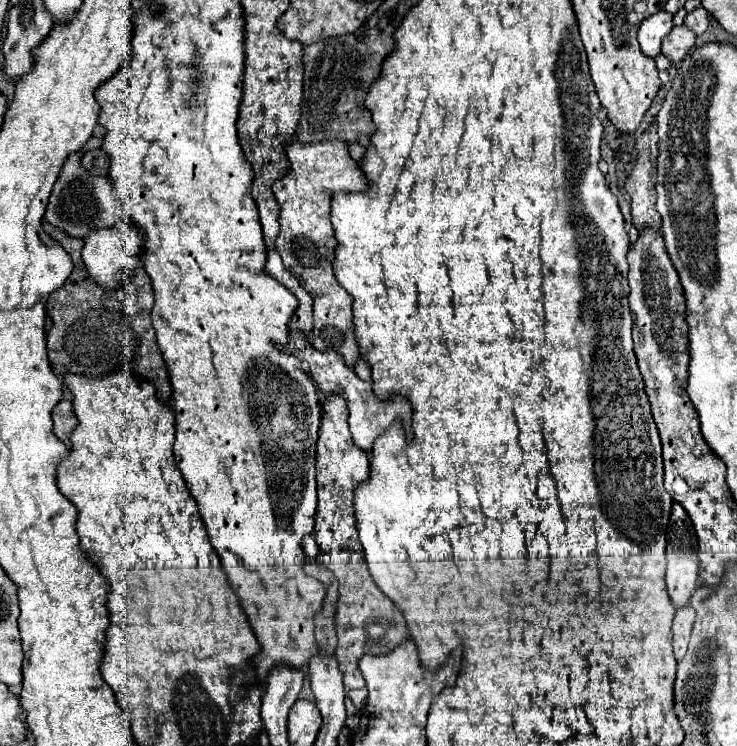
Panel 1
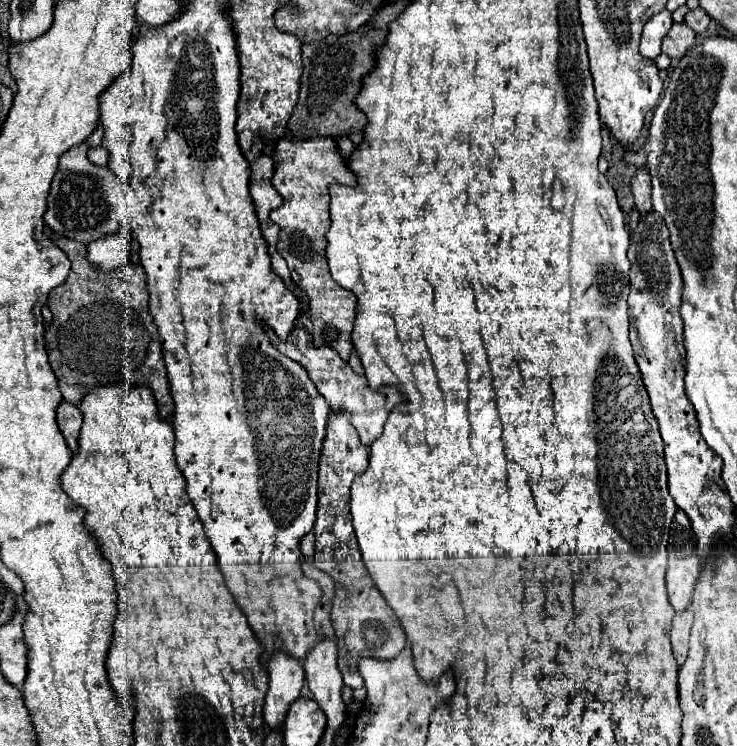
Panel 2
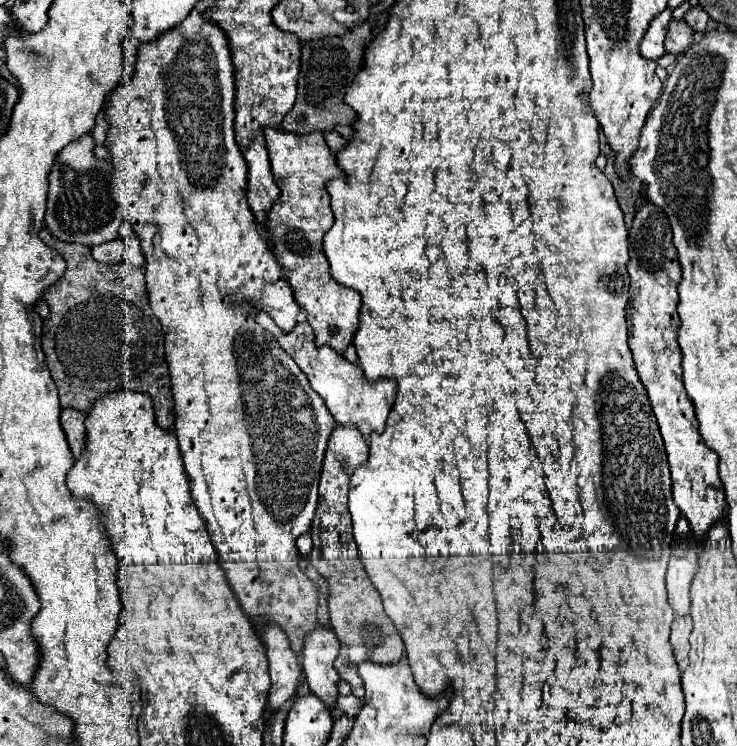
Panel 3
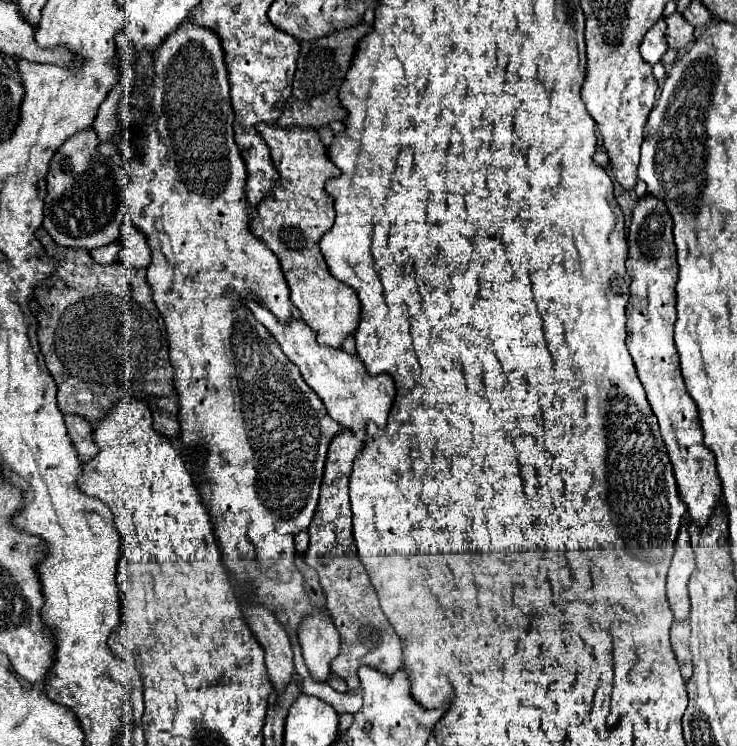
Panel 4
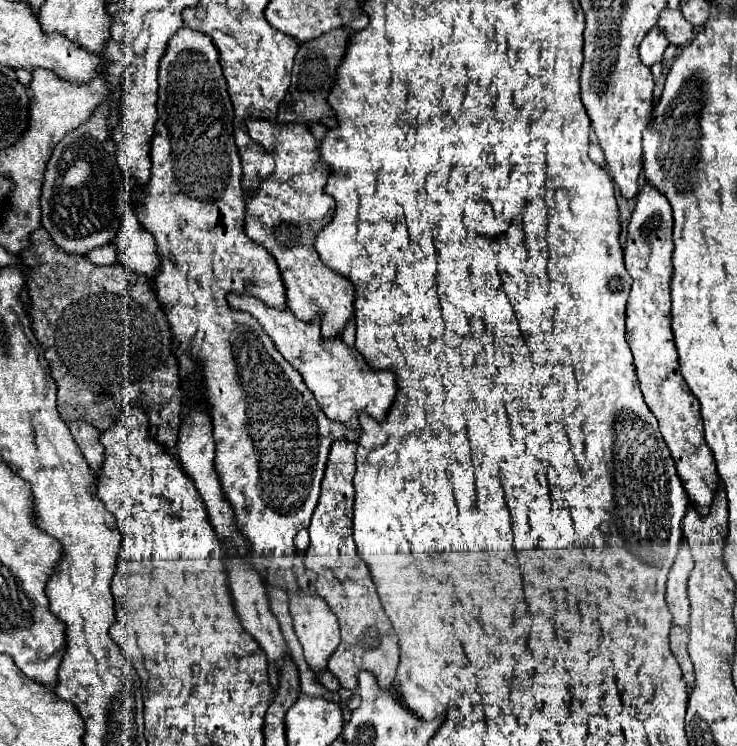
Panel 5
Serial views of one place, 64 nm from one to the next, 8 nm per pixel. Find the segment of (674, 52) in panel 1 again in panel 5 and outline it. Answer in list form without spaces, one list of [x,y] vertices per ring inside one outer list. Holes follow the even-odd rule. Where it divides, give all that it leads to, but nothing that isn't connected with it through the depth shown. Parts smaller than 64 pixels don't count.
[[[662,10],[656,26],[664,32],[664,36],[670,40],[670,44],[674,46],[686,46],[692,38],[692,24],[688,24],[682,16],[680,10]]]

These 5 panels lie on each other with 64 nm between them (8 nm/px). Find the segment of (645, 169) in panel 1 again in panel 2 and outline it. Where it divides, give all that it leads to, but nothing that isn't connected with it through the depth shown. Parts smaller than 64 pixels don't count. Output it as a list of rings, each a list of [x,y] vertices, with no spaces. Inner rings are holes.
[[[642,170],[636,172],[634,180],[632,180],[632,194],[636,200],[636,206],[640,210],[640,214],[646,214],[652,210],[652,198],[650,198],[650,174]]]

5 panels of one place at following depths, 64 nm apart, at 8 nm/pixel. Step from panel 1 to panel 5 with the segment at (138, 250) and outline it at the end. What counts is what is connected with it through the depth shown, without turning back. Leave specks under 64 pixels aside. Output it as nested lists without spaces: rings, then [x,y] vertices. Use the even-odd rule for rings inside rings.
[[[104,244],[100,248],[94,248],[86,256],[96,266],[110,266],[110,264],[116,262],[116,246],[114,244]]]

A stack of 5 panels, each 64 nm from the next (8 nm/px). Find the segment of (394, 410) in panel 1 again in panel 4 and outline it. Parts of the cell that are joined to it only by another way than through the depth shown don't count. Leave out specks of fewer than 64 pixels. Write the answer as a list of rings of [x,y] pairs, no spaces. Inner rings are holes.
[[[250,300],[244,306],[276,338],[276,342],[280,344],[286,358],[300,368],[302,378],[318,394],[318,398],[326,406],[326,412],[336,422],[340,422],[346,430],[352,430],[352,432],[364,430],[366,420],[376,422],[378,428],[386,426],[386,418],[388,418],[388,412],[390,412],[394,396],[396,396],[396,386],[394,386],[392,376],[388,376],[388,374],[370,376],[368,370],[364,368],[364,362],[356,354],[348,354],[342,348],[318,344],[316,334],[300,318],[280,322],[272,312],[268,312],[268,308],[264,308],[262,304],[258,304],[254,300]]]

